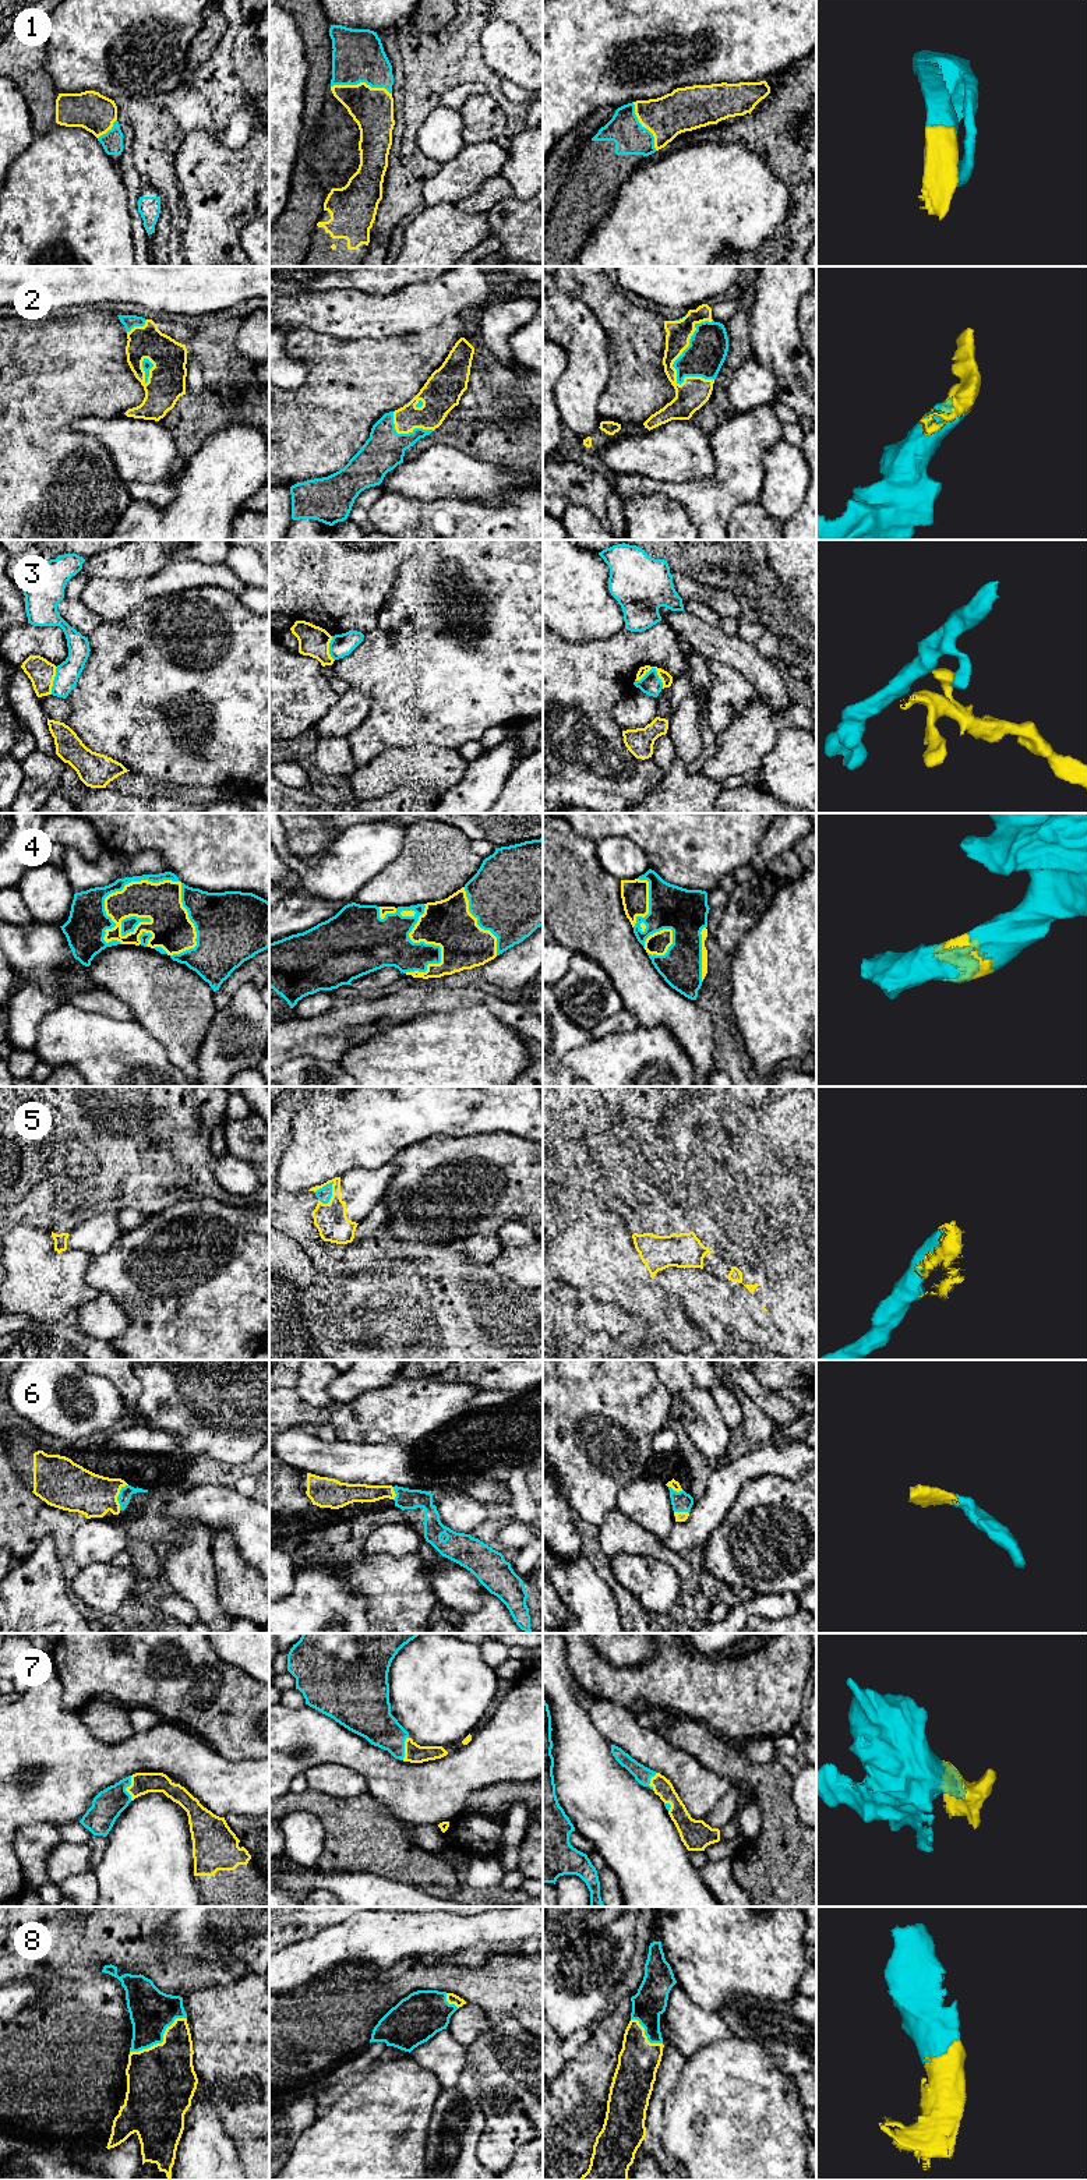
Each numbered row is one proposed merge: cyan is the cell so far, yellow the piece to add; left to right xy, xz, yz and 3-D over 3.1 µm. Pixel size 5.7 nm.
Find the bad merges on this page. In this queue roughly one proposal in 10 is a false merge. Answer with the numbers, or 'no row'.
3

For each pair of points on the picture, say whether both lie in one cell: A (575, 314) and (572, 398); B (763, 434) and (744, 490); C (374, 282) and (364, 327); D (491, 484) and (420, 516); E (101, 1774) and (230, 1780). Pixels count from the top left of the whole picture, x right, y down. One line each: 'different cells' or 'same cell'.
A: same cell
B: same cell
C: different cells
D: different cells
E: same cell

